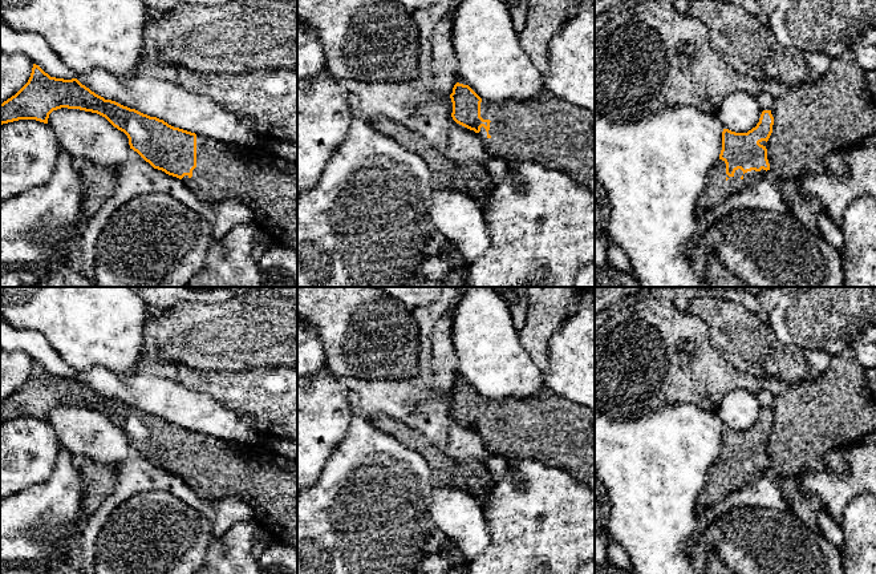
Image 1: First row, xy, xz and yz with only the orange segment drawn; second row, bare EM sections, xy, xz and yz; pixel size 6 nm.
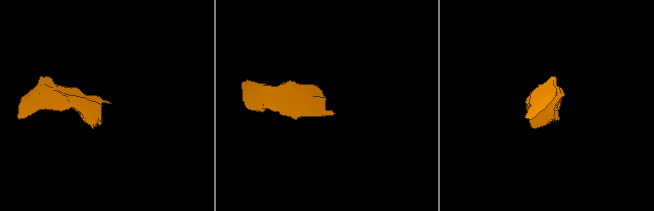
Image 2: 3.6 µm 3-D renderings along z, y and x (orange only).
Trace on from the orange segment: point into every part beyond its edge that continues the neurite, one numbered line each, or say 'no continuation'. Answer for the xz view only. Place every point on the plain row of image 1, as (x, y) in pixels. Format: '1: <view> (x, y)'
1: xz (552, 429)

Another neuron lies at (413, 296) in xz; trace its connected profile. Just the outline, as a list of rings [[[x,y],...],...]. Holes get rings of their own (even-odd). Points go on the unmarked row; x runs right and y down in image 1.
[[[381,287],[411,310],[437,302],[442,287]]]

